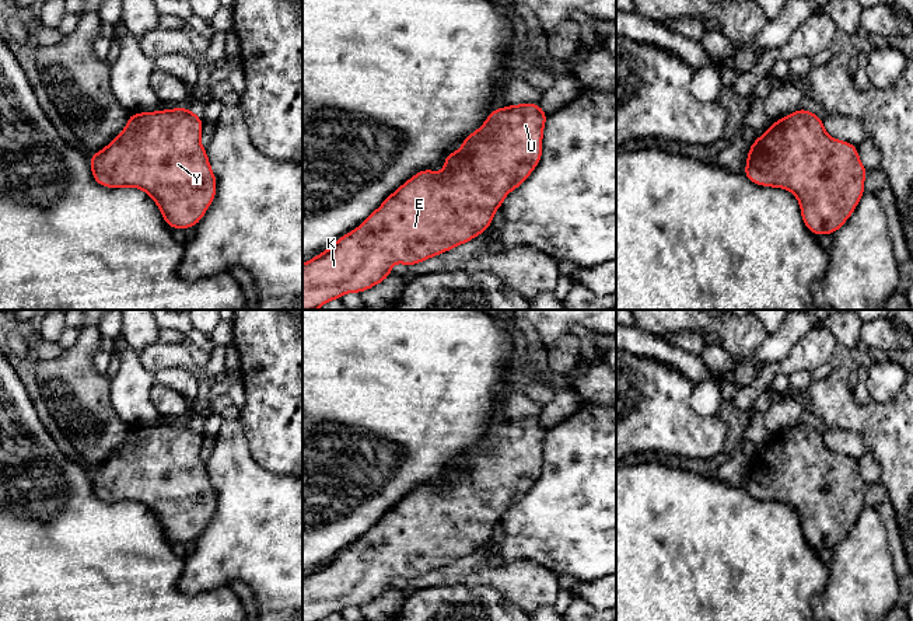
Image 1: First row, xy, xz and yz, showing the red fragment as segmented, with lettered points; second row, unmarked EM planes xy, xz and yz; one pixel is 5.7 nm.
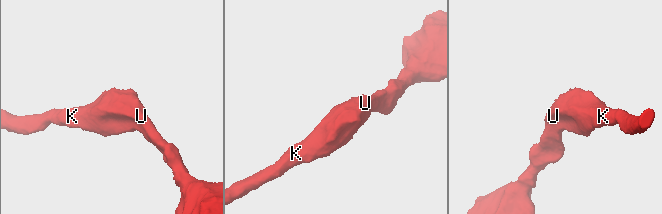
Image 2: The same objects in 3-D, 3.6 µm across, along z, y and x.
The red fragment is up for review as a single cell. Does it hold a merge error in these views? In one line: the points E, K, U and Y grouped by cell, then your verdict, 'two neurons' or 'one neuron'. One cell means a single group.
E K U Y; one neuron

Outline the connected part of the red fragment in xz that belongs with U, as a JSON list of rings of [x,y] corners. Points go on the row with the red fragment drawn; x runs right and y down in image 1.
[[[515,104],[493,109],[485,123],[461,142],[462,147],[448,154],[445,170],[421,170],[392,192],[358,227],[337,238],[322,254],[302,264],[302,310],[316,310],[346,293],[361,293],[389,275],[393,264],[413,266],[451,251],[486,231],[506,196],[521,186],[542,158],[542,139],[548,114],[536,104]]]

